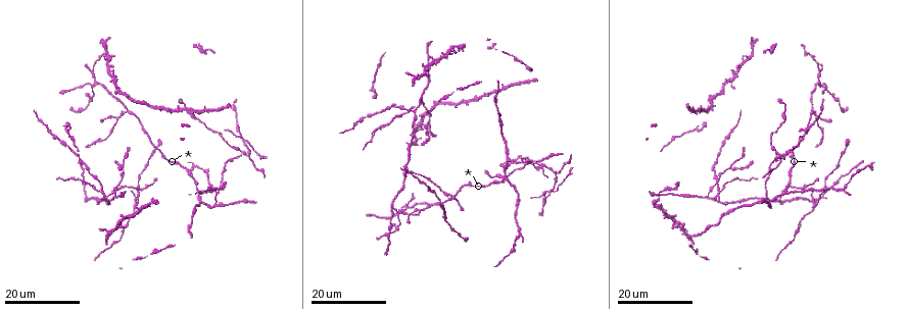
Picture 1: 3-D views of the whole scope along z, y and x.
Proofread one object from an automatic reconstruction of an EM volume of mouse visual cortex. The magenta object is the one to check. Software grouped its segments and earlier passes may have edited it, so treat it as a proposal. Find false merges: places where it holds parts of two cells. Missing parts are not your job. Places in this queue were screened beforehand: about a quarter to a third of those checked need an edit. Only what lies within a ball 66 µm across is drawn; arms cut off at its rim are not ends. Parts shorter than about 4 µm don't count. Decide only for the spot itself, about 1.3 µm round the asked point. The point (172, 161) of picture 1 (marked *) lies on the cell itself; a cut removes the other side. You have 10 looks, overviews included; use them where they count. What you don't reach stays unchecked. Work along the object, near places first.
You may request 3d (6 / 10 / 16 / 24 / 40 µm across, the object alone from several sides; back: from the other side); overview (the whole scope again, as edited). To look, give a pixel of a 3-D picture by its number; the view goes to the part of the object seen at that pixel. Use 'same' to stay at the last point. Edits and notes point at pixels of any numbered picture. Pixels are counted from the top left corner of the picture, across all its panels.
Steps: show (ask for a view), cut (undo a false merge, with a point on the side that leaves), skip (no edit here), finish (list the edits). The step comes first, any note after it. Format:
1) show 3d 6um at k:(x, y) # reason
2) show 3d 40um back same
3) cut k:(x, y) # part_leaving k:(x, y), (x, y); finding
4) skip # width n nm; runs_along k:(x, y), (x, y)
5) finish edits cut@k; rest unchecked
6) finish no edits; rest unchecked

show 3d 24um at 1:(248, 156)

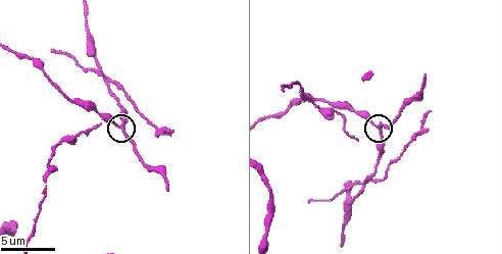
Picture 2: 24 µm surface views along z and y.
show 3d 6um at 2:(124, 129)

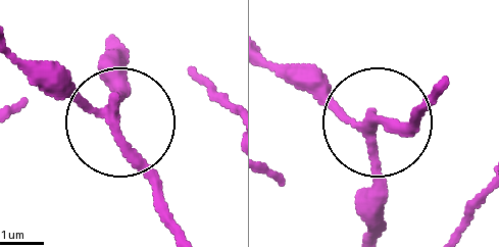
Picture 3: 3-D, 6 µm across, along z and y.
skip # arms 3; all the same cell

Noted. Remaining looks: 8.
show 3d 16um at 1:(215, 206) # three-way junction

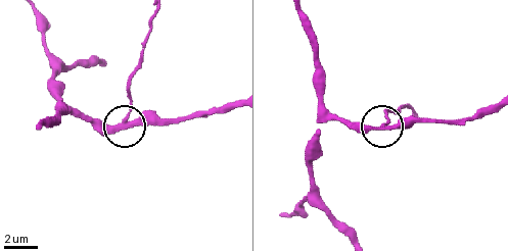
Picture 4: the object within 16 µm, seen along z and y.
show 3d 6um at 4:(128, 116)

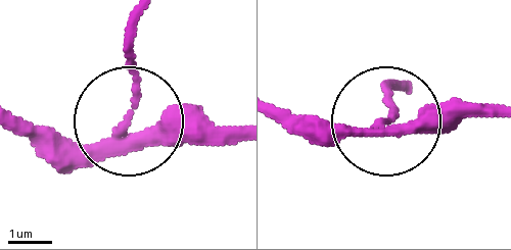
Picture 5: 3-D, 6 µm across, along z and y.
cut 5:(130, 67) # arms 3; part_leaving 5:(122, 133), (133, 15); two cells meet here

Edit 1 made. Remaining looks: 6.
show 3d 6um at 2:(110, 82) # looks like a crossing

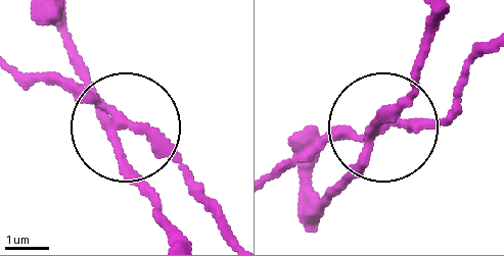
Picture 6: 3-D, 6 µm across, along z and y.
cut 6:(70, 79) # part_leaving 6:(121, 119), (204, 197), (223, 229); two cells meet here

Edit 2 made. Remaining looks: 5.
show overview # see it whole again

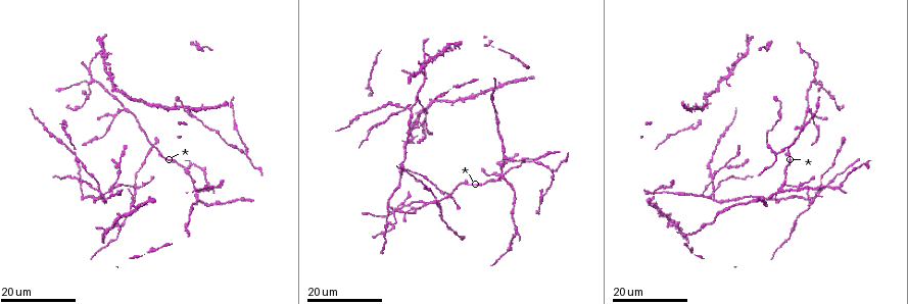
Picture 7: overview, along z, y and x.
show 3d 24um at 7:(90, 83) # four-way junction

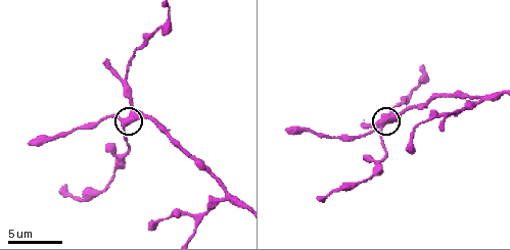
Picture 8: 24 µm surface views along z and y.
show 3d 6um at 8:(132, 114)

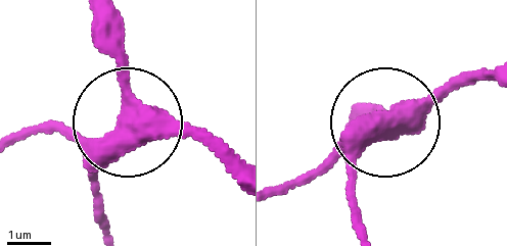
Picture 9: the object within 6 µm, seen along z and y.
skip # width 430 nm; runs_along 9:(487, 69), (399, 113), (359, 157), (355, 198); all the same cell

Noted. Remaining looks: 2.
show 3d 16um at 7:(403, 112)

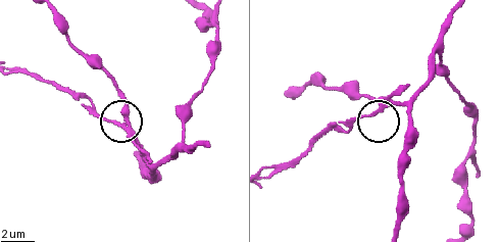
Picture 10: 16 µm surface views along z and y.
show 3d 6um at 10:(120, 125)

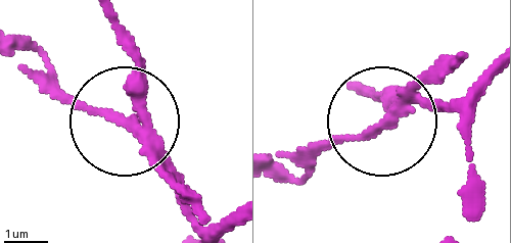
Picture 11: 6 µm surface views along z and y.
skip # arms 3; continuous, no second cell

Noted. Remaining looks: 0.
finish edits cut@5, cut@6; rest unchecked

